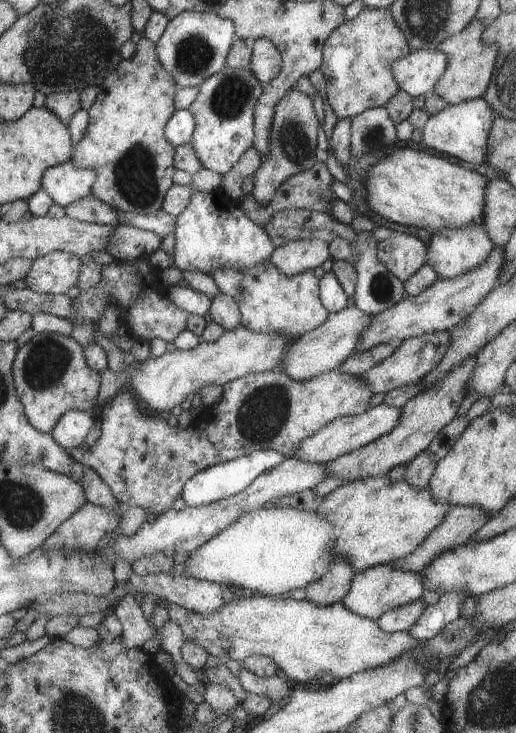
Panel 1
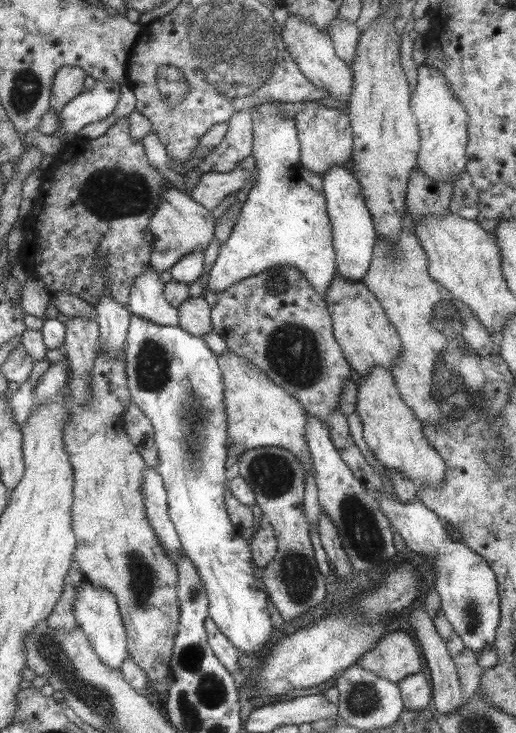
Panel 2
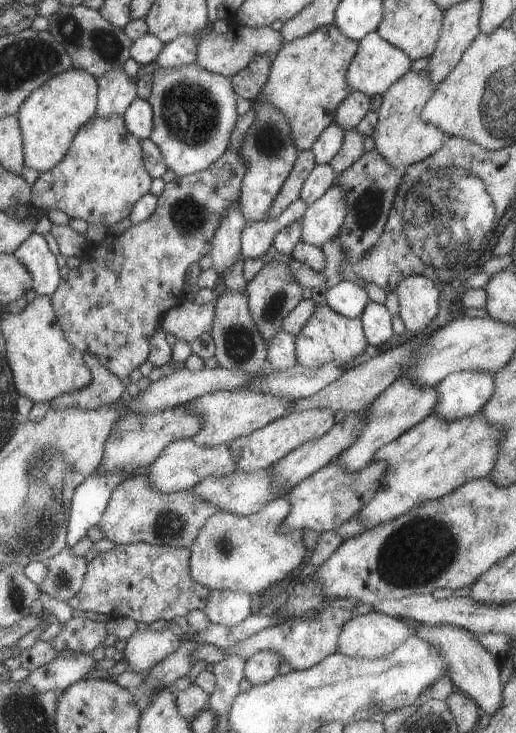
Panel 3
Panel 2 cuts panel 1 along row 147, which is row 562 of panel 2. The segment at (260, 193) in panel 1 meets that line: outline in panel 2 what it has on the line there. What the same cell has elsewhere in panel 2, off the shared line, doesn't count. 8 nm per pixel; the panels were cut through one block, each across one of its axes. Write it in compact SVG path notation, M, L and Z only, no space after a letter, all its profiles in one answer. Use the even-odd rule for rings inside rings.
M257 447L245 452L239 458L237 468L238 476L241 476L253 490L258 511L263 513L266 523L274 530L275 540L278 541L278 554L260 570L261 581L266 589L265 593L284 621L293 620L299 614L303 614L305 610L309 610L311 606L319 604L327 592L325 582L323 582L321 574L317 572L317 566L313 560L313 550L311 550L309 530L307 530L308 522L305 522L305 516L303 516L303 470L301 470L301 464L297 462L297 457L287 449Z

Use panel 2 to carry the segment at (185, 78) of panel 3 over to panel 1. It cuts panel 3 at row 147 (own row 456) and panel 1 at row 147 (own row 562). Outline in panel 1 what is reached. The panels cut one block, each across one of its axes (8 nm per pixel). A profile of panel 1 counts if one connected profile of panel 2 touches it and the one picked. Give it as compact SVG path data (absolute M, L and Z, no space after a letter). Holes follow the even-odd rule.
M227 66L198 85L199 92L186 109L195 121L189 144L203 169L223 175L241 158L245 150L253 146L254 106L262 94L263 86L247 67L234 69Z

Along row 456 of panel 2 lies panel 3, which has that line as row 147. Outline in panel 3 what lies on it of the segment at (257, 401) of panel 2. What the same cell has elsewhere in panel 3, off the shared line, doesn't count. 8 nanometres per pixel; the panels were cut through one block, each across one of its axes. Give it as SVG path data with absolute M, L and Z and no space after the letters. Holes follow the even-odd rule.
M335 23L316 28L309 35L283 44L270 64L268 77L261 87L260 94L251 102L249 110L239 115L226 151L214 163L199 172L182 177L176 176L165 183L163 191L157 197L153 212L145 220L131 223L123 232L111 238L111 254L107 266L105 266L105 240L101 239L97 243L97 248L86 249L77 267L58 268L59 284L55 292L49 296L50 303L58 319L59 328L65 334L66 341L75 350L83 355L90 353L96 356L111 374L121 379L129 376L131 370L143 364L149 354L151 334L155 332L155 328L162 328L163 315L184 301L183 284L186 284L187 268L208 254L220 216L229 205L237 203L242 188L242 178L246 174L246 160L240 156L238 150L244 141L245 130L254 119L254 108L258 105L258 100L263 99L286 116L296 149L300 151L309 149L321 131L333 122L339 104L350 94L346 70L357 50L358 41L344 35Z

